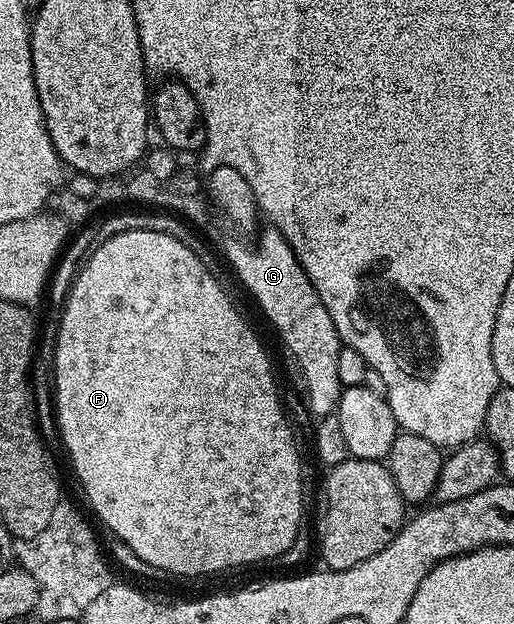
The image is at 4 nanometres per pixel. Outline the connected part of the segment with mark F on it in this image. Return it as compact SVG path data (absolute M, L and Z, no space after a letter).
M133 230L132 232L120 232L100 248L92 251L89 258L81 263L78 279L66 298L66 307L62 310L62 323L58 326L58 343L54 346L54 390L58 393L58 430L62 433L62 442L70 453L70 462L74 465L74 474L86 493L92 509L98 513L98 518L139 558L158 570L167 570L170 574L214 574L217 570L226 570L229 566L246 566L249 562L266 562L278 559L284 551L296 540L299 530L303 529L302 522L302 458L298 455L298 442L294 439L294 430L286 419L286 410L282 407L282 398L278 395L278 386L274 383L274 366L258 339L258 334L246 323L246 318L234 307L232 299L226 295L226 290L214 279L212 271L206 267L207 263L199 258L192 248L180 244L172 236L164 236L164 232L152 232L151 230Z

